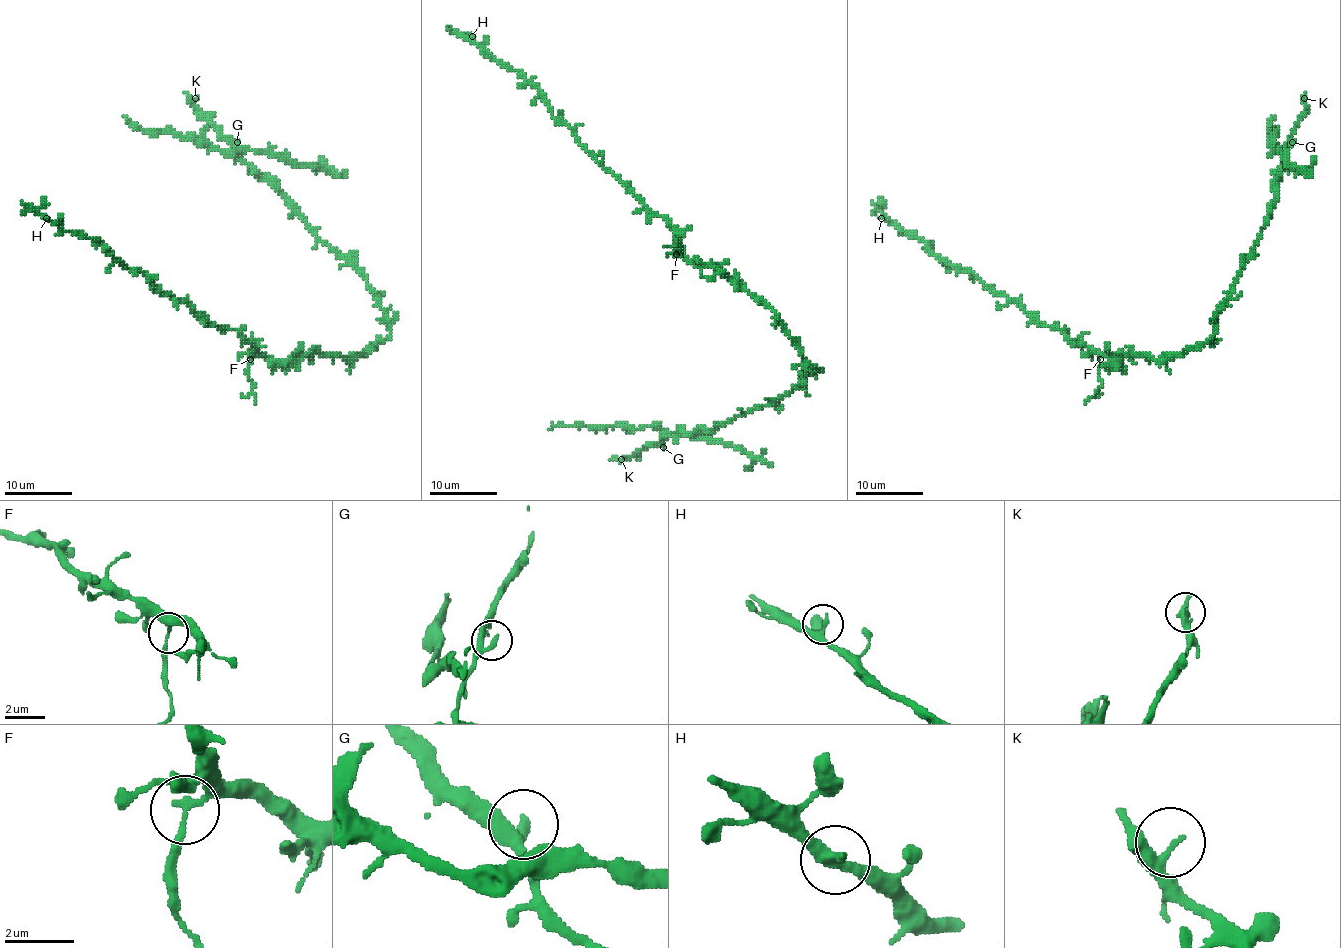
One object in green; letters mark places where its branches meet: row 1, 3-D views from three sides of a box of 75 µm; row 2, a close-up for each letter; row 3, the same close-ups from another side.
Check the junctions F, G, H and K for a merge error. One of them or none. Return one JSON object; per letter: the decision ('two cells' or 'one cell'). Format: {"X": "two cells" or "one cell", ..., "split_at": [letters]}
{"F": "two cells", "G": "one cell", "H": "one cell", "K": "one cell", "split_at": ["F"]}

